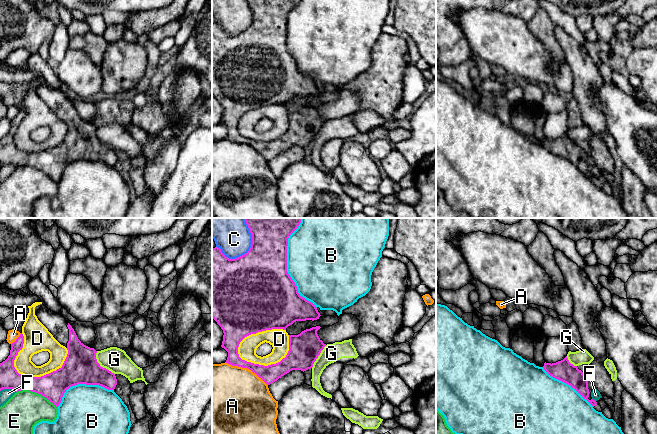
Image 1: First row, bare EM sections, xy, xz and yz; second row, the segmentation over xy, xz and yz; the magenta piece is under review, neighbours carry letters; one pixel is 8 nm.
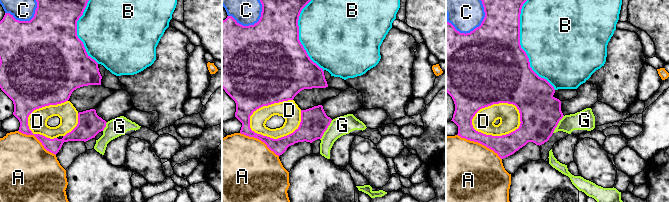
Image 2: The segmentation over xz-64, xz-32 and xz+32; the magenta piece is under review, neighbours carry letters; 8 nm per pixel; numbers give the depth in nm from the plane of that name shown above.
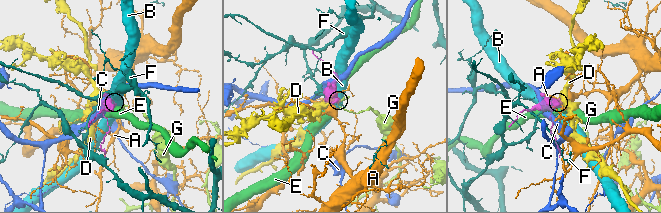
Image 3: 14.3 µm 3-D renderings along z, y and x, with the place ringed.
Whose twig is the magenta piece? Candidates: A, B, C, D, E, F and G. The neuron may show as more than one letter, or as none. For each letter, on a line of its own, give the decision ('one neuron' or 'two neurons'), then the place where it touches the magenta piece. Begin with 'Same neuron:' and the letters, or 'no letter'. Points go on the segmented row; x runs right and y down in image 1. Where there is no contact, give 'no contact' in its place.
Same neuron: no letter
A: two neurons; meets magenta in xz at (246, 367)
B: two neurons; meets magenta in xz at (286, 265)
C: two neurons; meets magenta in xz at (251, 244)
D: two neurons; meets magenta in xz at (272, 364)
E: two neurons; meets magenta in xy at (37, 393)
F: two neurons; meets magenta in xy at (8, 388)
G: two neurons; meets magenta in xy at (99, 365)

